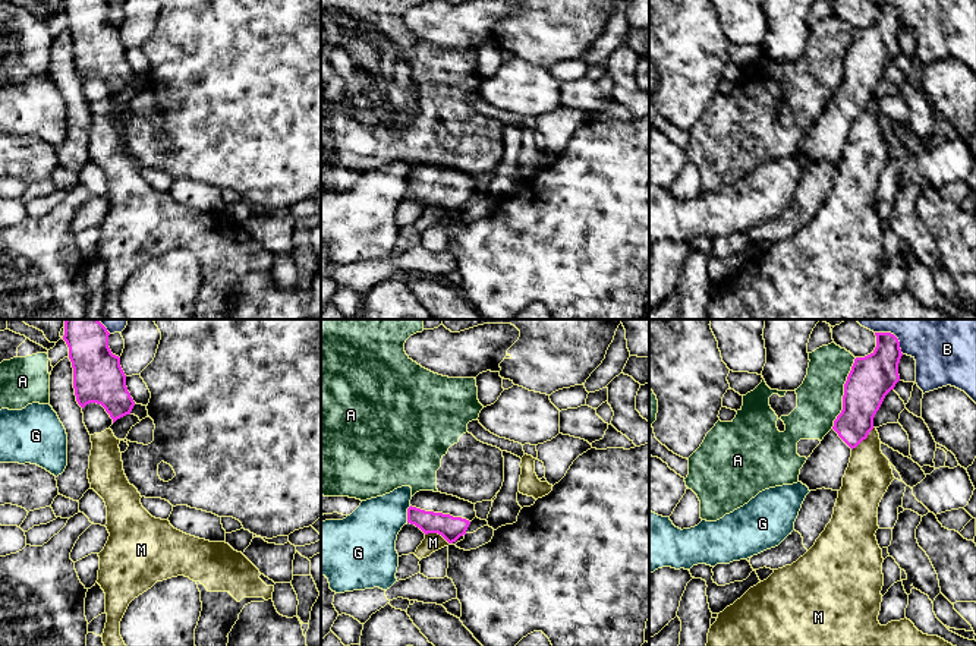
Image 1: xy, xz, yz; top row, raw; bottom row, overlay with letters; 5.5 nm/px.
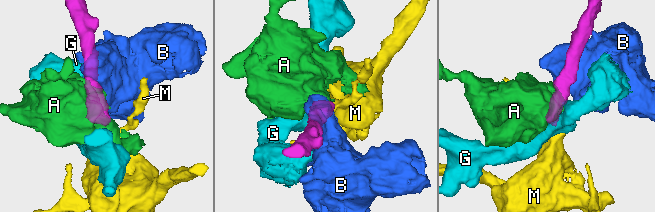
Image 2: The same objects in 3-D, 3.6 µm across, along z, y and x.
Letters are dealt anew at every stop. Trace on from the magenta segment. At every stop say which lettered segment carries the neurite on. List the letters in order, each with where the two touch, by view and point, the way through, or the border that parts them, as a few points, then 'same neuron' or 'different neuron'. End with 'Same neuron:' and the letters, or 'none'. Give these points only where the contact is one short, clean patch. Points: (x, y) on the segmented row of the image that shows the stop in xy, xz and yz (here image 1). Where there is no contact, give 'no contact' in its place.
A: meets magenta in yz at (844, 393); different neuron
B: meets magenta in yz at (894, 336); different neuron
G: meets magenta in xz at (408, 514); border along xz (411, 506), (406, 522); different neuron
M: meets magenta in yz at (863, 438); border along yz (874, 428), (852, 450); different neuron
Same neuron: none

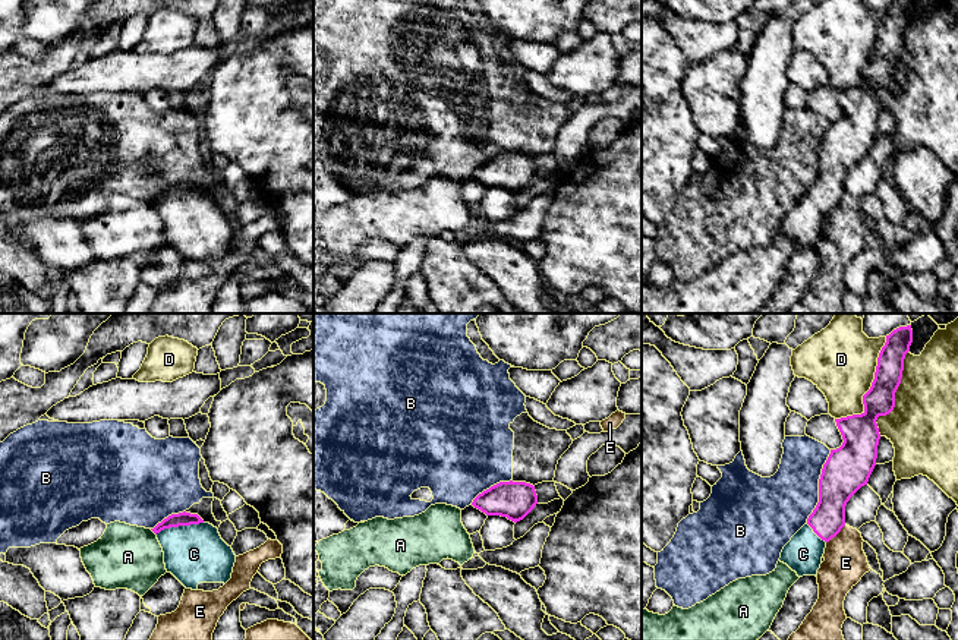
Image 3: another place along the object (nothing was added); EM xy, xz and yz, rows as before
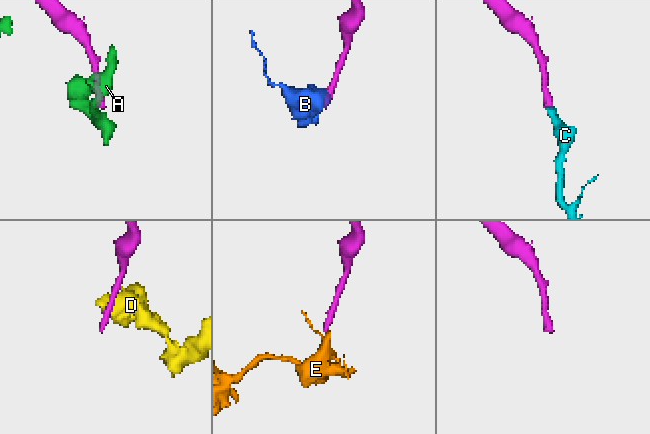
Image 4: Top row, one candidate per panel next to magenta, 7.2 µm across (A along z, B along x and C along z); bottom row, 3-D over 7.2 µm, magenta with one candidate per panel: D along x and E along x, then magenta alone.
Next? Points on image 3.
A: meets magenta in xy at (153, 530); border along xy (150, 529), (156, 535); different neuron
B: meets magenta in yz at (819, 486); different neuron
C: meets magenta in xy at (179, 525); runs through xy (182, 519), (179, 525), (179, 532), (194, 554); same neuron
D: meets magenta in yz at (870, 388); different neuron
E: meets magenta in yz at (835, 535); border along yz (845, 525), (826, 542); different neuron
Same neuron: C

